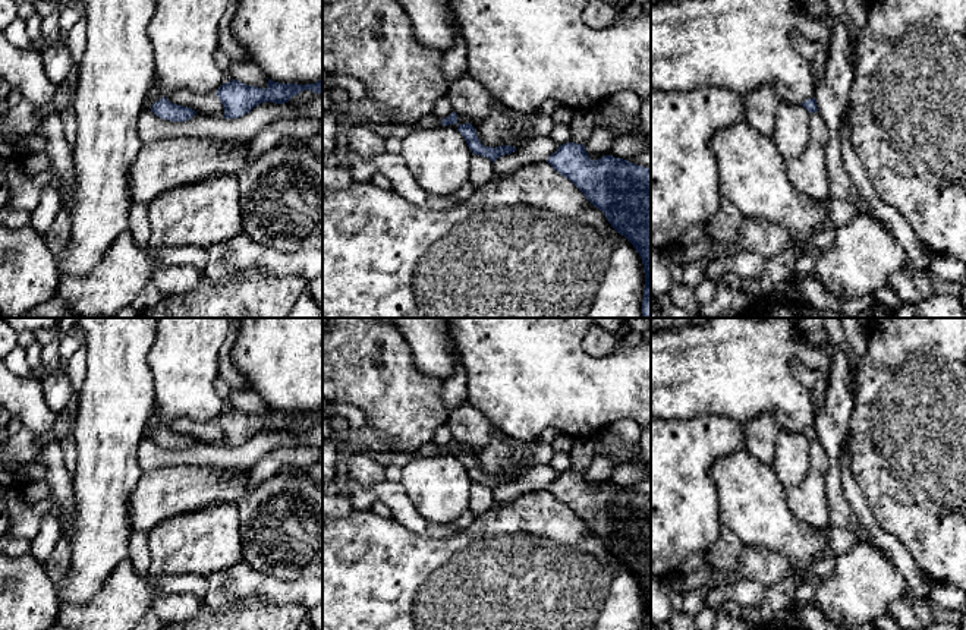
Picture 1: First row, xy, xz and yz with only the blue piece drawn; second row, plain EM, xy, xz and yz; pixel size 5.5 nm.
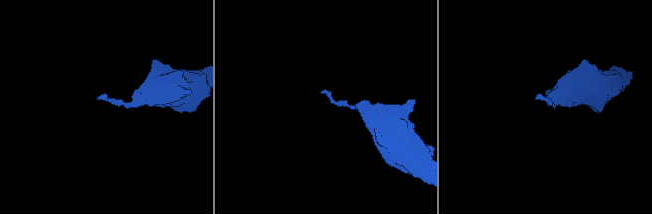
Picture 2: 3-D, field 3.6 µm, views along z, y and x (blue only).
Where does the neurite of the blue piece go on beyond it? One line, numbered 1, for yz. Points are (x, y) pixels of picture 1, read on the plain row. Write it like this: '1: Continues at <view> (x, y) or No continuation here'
1: No continuation here

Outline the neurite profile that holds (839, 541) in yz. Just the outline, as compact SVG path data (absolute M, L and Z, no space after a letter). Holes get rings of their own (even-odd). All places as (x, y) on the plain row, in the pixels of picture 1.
M827 527L827 545L836 554L841 555L856 546L858 544L871 544L868 535L858 533L841 527Z

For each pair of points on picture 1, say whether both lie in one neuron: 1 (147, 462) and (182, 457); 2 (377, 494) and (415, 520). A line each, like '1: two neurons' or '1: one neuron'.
1: one neuron
2: one neuron

